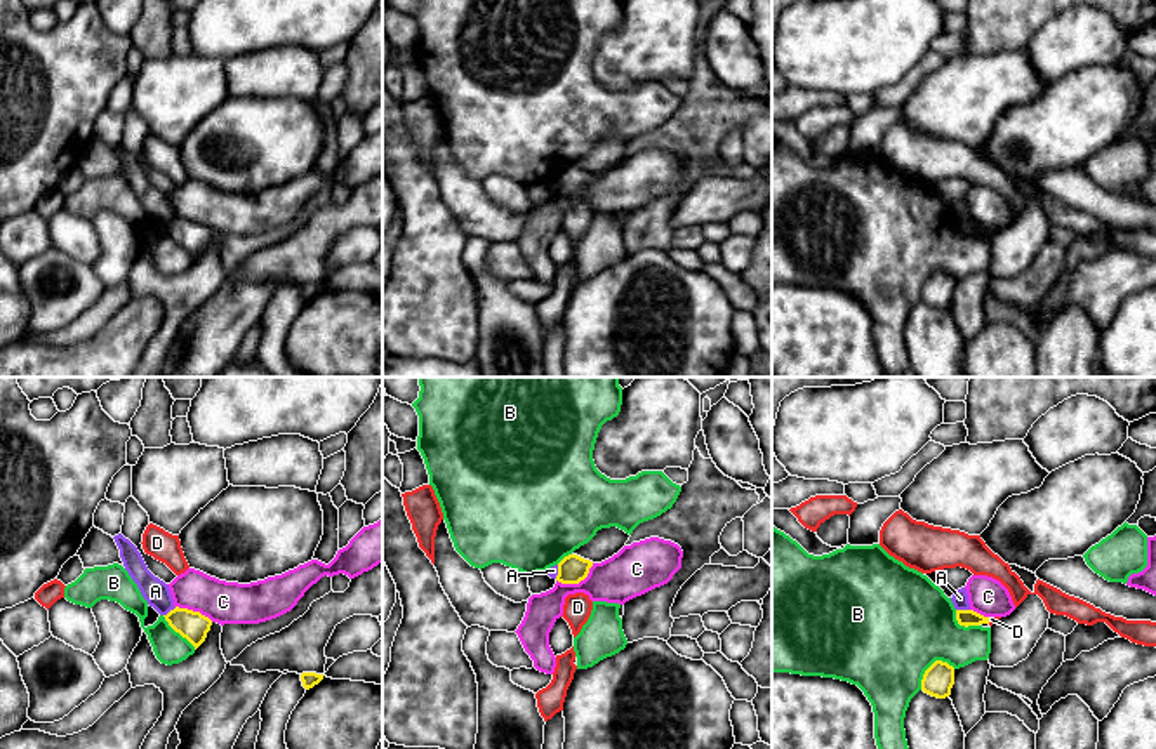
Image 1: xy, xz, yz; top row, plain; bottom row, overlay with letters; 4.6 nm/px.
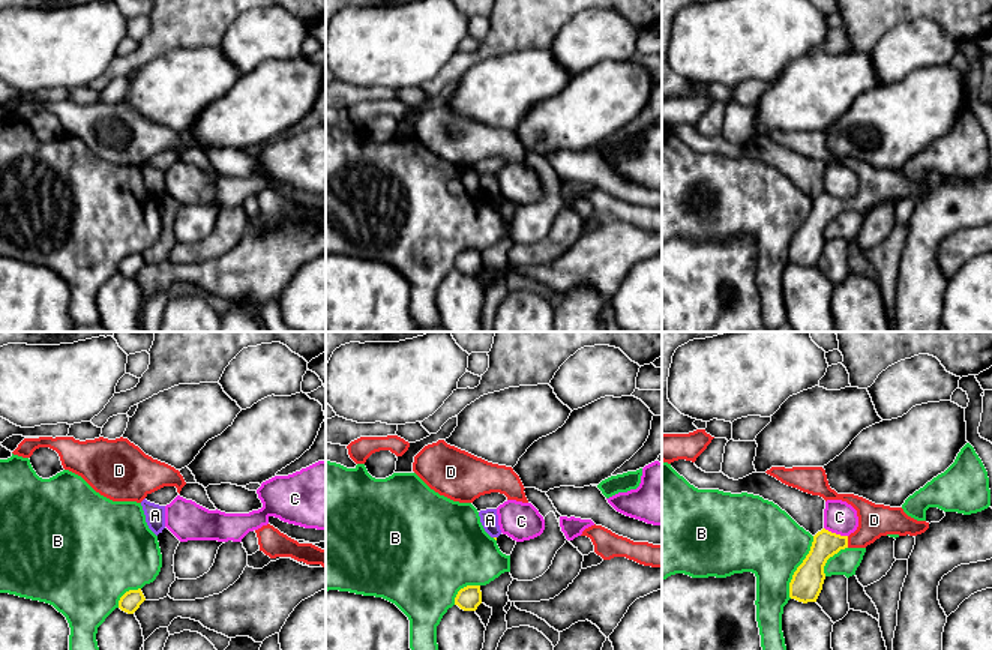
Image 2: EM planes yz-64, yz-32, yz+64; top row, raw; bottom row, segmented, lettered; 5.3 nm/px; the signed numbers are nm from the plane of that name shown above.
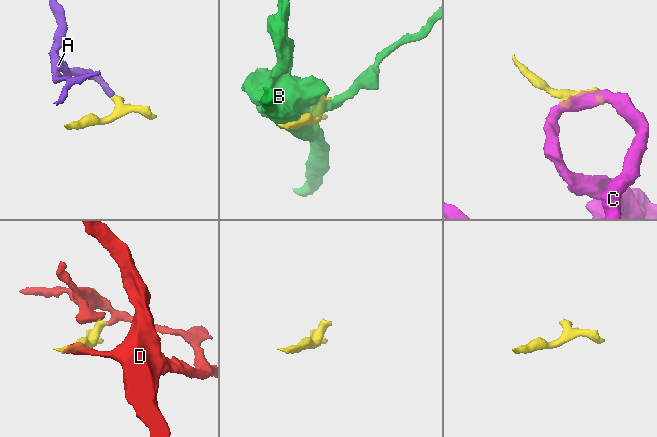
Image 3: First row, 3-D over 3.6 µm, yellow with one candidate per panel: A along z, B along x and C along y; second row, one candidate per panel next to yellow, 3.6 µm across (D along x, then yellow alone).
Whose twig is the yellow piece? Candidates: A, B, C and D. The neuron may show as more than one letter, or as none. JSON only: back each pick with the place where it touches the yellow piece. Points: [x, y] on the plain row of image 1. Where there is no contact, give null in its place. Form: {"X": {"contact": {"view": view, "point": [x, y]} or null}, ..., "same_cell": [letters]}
{"D": {"contact": {"view": "yz", "point": [988, 231]}}, "same_cell": ["D"]}

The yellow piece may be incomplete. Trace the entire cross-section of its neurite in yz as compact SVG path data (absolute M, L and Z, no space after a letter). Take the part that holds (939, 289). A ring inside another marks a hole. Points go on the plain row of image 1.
M935 271L923 285L921 301L932 308L946 309L954 295L954 278Z

